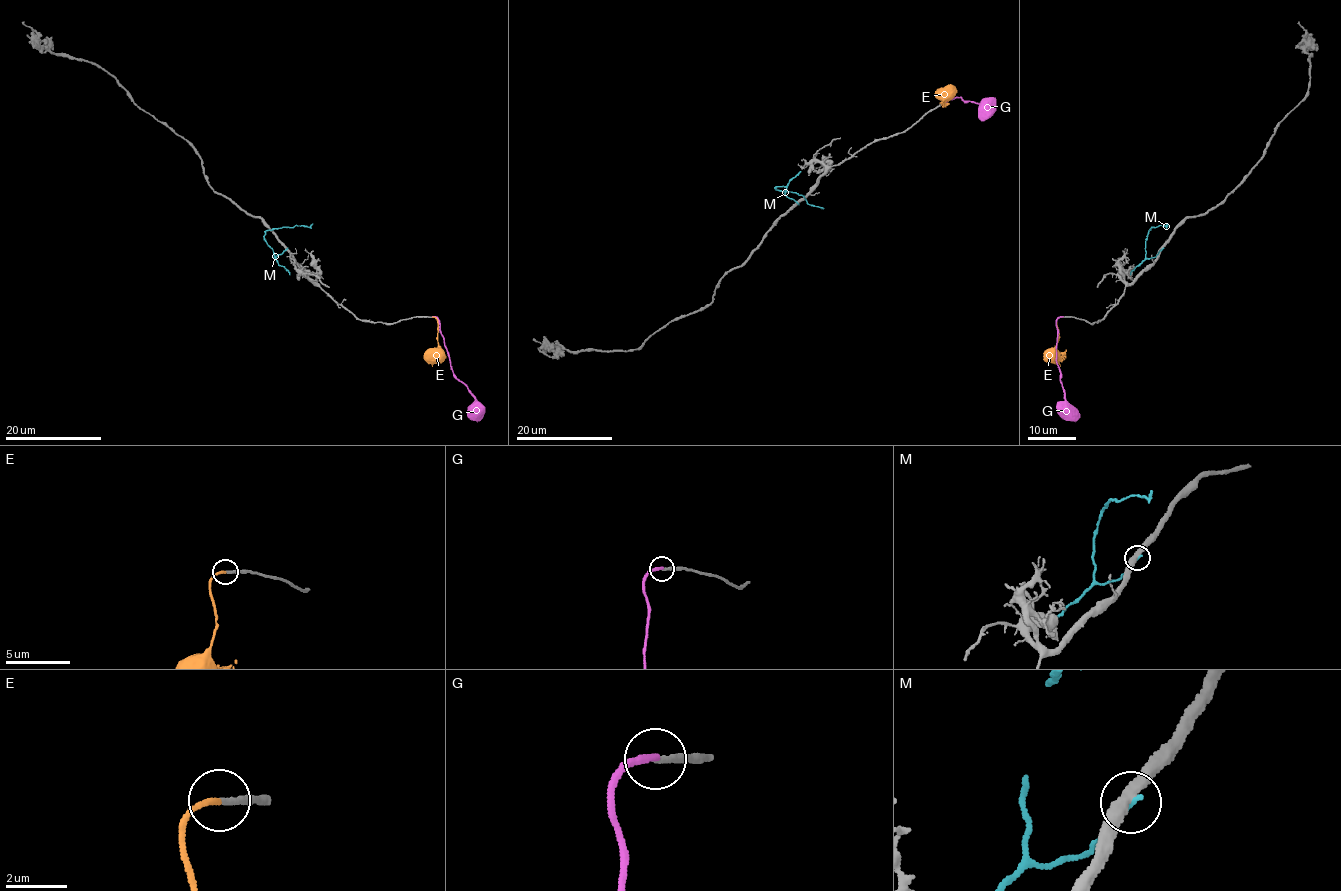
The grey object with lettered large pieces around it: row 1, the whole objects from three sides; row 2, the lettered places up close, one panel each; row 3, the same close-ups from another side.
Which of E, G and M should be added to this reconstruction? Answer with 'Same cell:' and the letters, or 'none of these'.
Same cell: E

